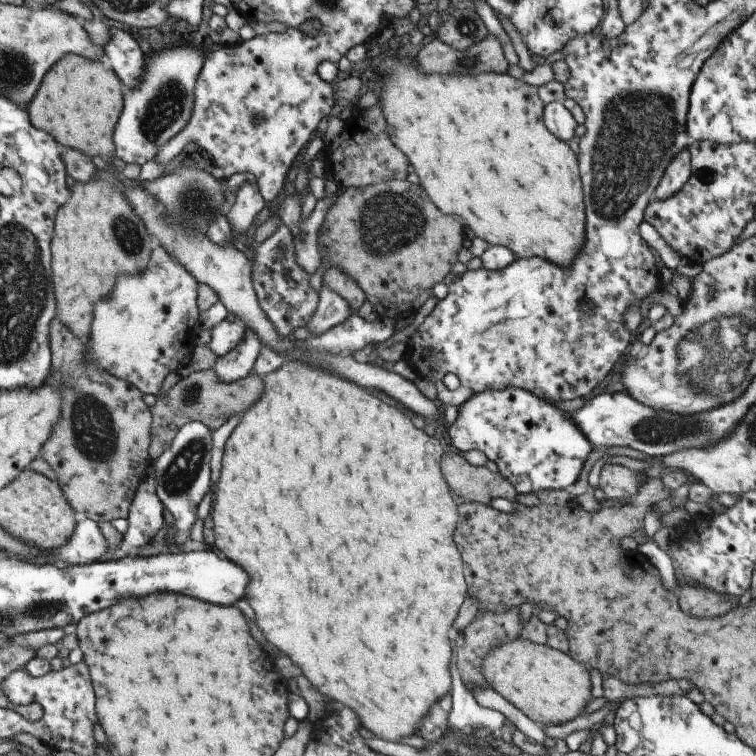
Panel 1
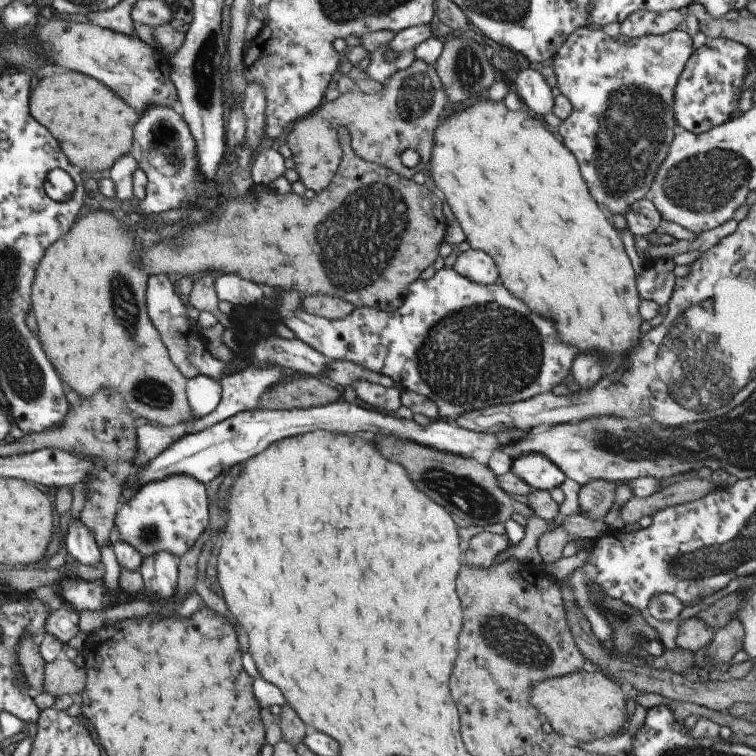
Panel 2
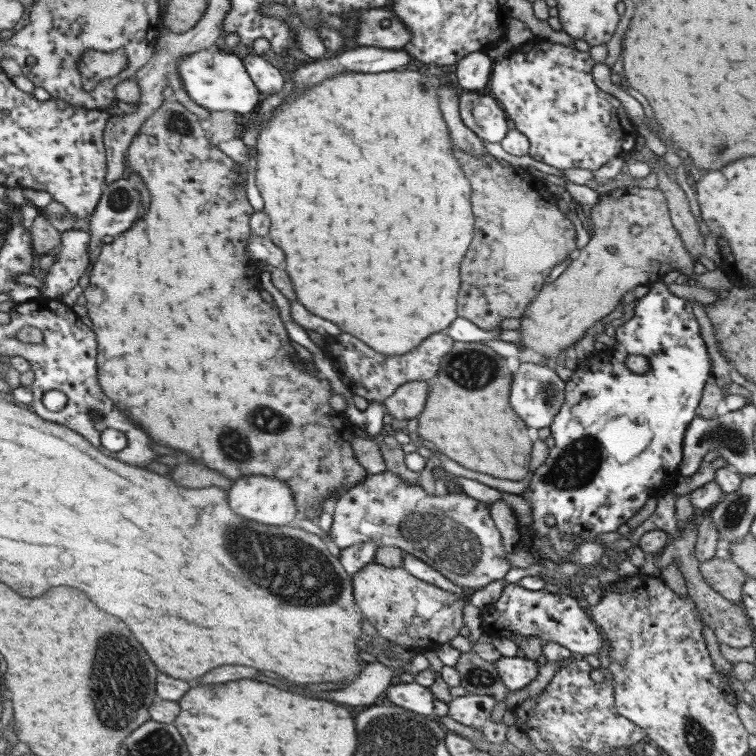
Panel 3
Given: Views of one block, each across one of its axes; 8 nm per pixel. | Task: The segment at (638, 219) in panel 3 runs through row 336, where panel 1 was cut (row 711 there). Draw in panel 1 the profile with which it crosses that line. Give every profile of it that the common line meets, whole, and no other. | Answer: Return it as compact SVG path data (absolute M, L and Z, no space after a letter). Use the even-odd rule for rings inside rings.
M521 635L515 636L512 641L493 645L480 662L481 674L490 687L540 726L561 724L583 713L586 703L592 700L589 694L589 671L586 668L587 666L574 661L567 653L552 649L546 643L533 643Z

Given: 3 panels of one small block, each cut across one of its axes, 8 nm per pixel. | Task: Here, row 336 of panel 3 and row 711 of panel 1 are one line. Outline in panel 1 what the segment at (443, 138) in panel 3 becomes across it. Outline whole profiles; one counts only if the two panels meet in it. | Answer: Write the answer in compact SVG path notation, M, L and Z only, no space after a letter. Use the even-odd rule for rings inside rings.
M293 357L289 360L282 362L277 369L272 372L266 372L260 378L263 383L262 393L258 396L258 399L247 409L243 414L239 416L238 424L229 434L228 438L224 442L221 468L219 473L218 481L213 486L212 502L210 505L209 513L211 514L211 520L213 522L212 530L214 536L213 548L217 552L221 552L225 558L233 560L235 564L239 564L247 574L249 574L249 584L247 584L247 604L253 608L255 612L255 622L257 626L261 628L261 632L265 634L265 638L283 654L287 654L303 672L303 676L317 686L317 690L323 694L323 696L329 696L349 708L353 708L357 714L359 714L359 720L361 720L361 726L369 730L378 736L378 738L396 742L403 736L409 736L416 734L416 724L420 721L421 717L424 717L425 713L428 713L428 708L436 703L439 697L443 697L445 693L449 692L451 677L449 669L449 660L451 660L451 650L449 647L449 638L447 638L447 630L449 626L452 626L453 618L457 616L459 606L466 598L466 582L462 571L462 560L455 544L453 544L453 528L455 528L455 520L457 520L457 509L455 502L449 490L447 490L447 484L441 476L441 466L439 466L439 460L445 452L443 442L434 436L429 438L427 434L423 434L421 430L417 430L411 420L401 412L401 408L397 406L391 406L387 402L383 402L379 396L375 396L373 392L361 388L358 384L349 382L346 378L339 378L335 374L318 367L317 365L310 365L307 361L300 359L299 357Z

